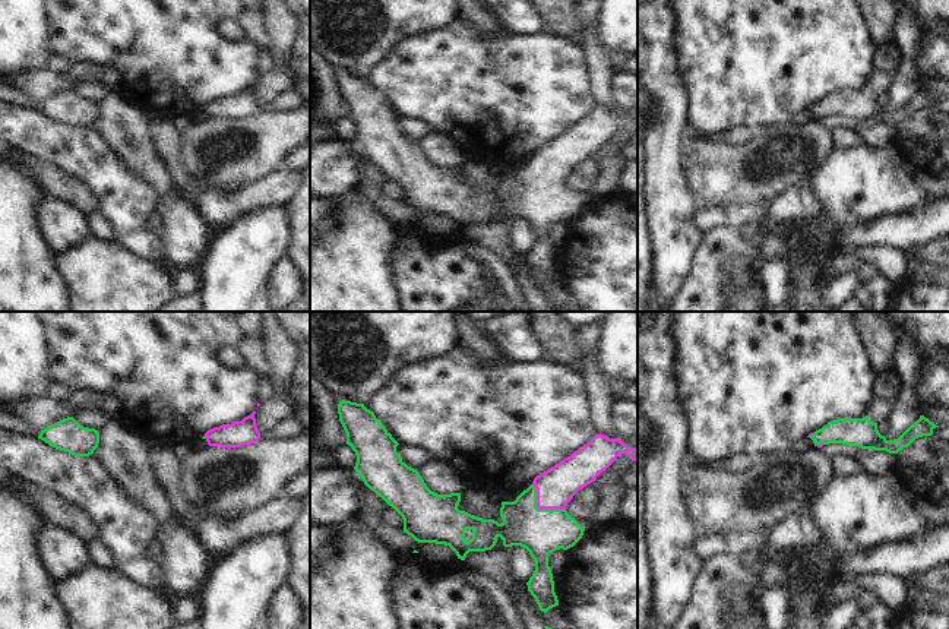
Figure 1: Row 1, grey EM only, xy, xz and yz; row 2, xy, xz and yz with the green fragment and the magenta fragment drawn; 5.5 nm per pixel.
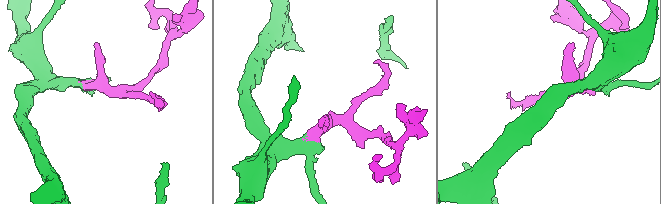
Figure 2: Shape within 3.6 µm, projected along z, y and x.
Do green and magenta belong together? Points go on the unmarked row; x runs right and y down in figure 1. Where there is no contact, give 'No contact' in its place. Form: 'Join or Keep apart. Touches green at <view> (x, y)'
Join. Touches green at xz (540, 182)

